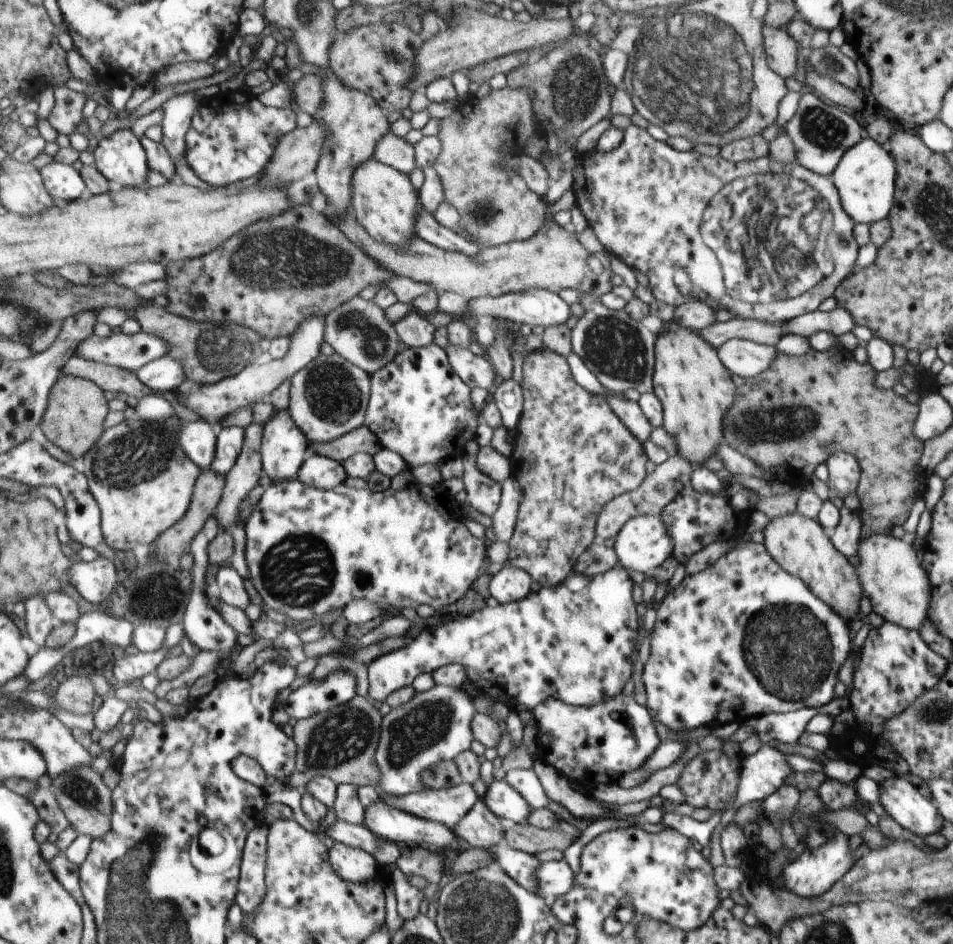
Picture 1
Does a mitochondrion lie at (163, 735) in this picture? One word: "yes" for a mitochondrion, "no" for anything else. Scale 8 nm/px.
no

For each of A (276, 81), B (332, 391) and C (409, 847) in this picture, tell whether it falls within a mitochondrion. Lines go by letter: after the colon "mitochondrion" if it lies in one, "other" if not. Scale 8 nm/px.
A: other
B: mitochondrion
C: other

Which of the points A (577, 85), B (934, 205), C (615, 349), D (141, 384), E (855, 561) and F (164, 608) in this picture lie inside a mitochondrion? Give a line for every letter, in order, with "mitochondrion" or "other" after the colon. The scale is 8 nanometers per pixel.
A: mitochondrion
B: mitochondrion
C: mitochondrion
D: other
E: other
F: mitochondrion

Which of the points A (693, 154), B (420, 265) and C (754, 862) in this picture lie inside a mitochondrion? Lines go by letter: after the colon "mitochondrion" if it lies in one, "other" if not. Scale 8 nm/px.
A: mitochondrion
B: other
C: other

